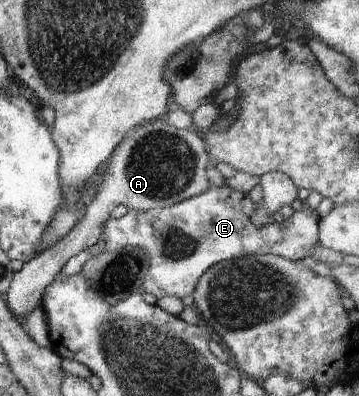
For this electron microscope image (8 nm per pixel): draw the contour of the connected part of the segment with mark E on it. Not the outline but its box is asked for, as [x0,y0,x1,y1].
[101,186,320,299]

